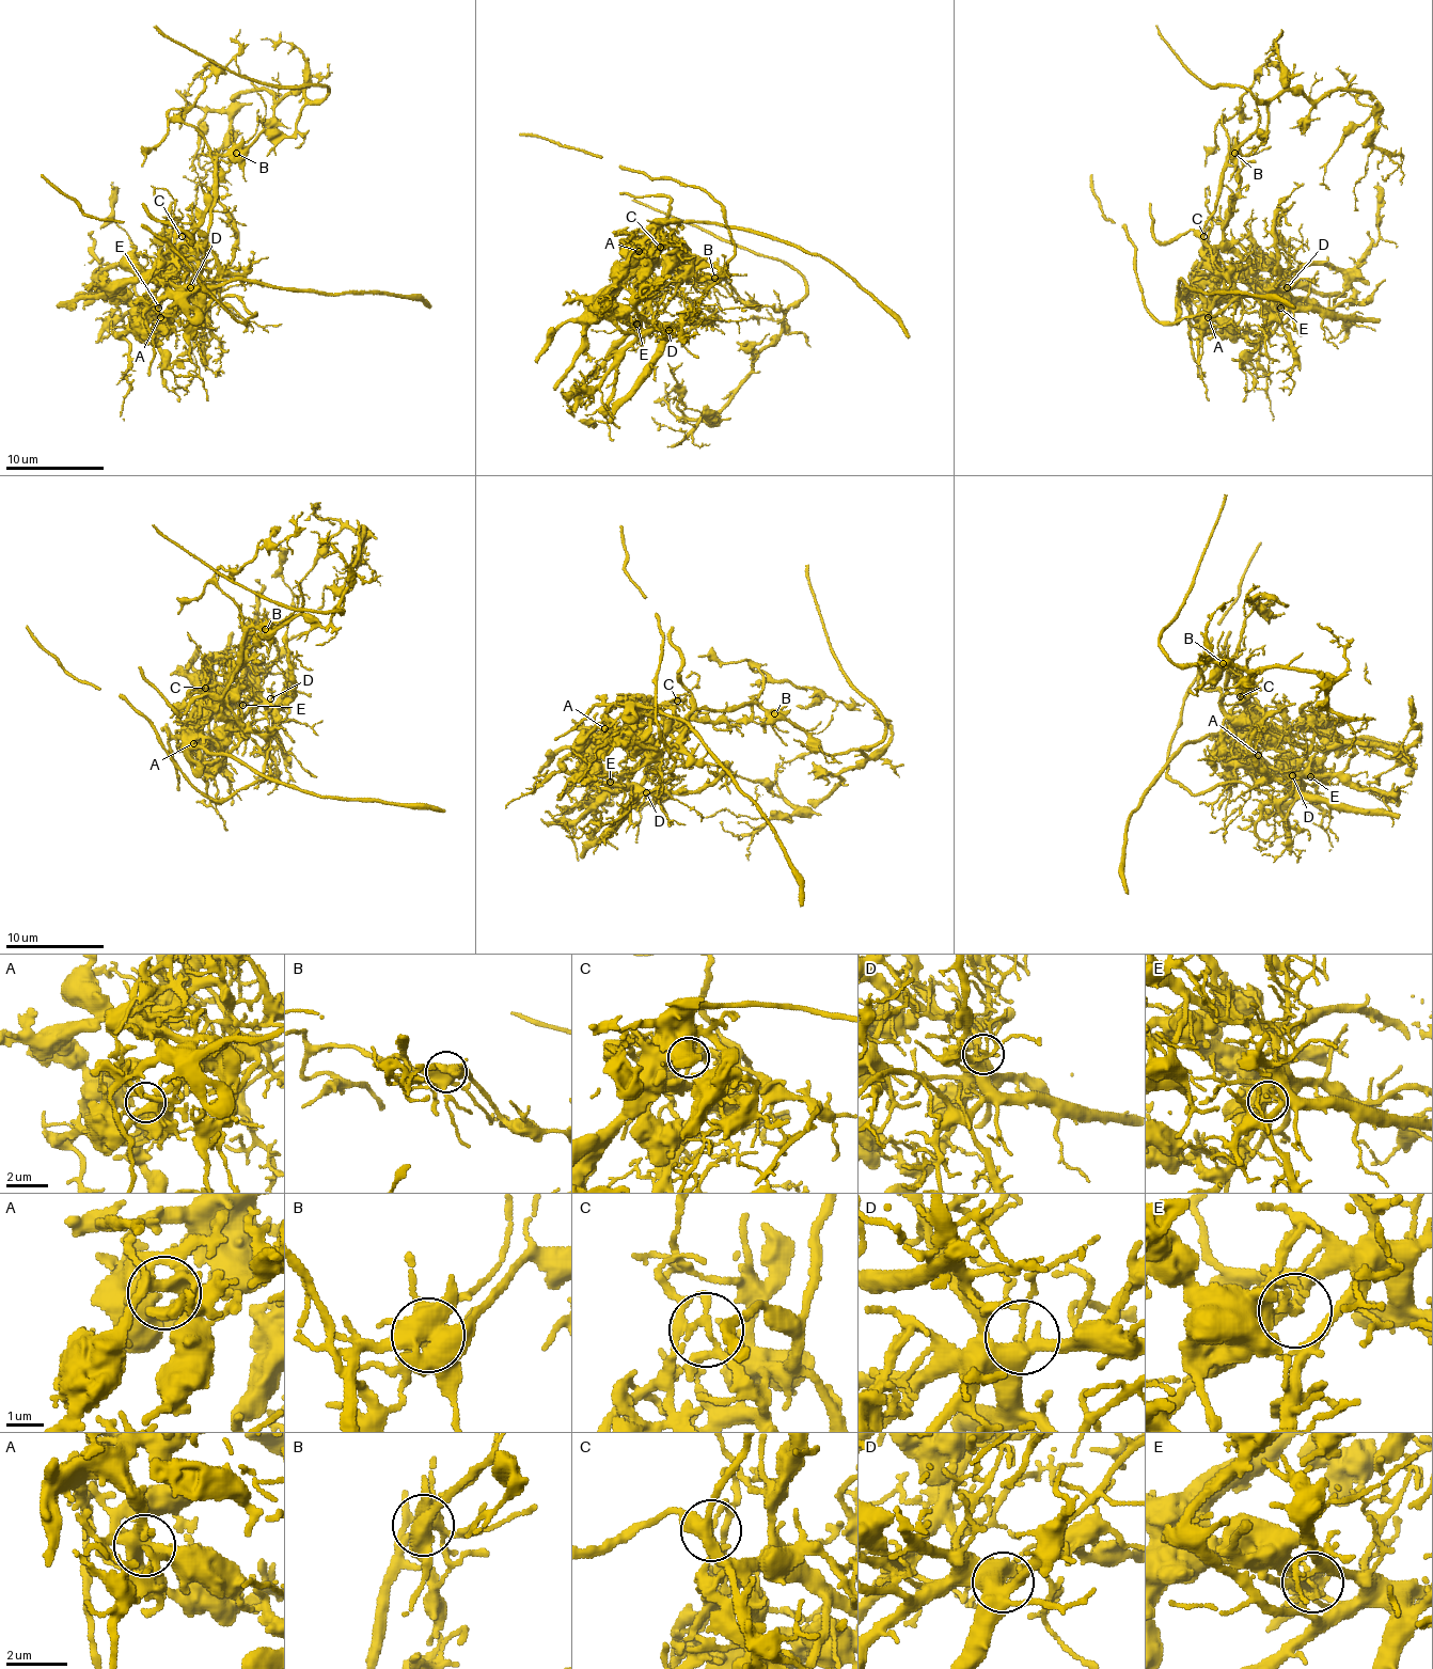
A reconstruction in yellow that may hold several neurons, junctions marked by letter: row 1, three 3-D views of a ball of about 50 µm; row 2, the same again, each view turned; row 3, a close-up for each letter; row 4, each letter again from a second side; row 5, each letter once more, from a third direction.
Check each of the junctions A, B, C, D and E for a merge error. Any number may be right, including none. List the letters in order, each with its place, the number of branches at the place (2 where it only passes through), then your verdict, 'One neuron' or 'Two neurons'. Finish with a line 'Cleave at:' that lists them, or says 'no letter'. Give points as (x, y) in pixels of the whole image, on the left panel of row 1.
A: Place: (160, 317). Branches: 6. One neuron
B: Place: (236, 153). Branches: 9. Two neurons
C: Place: (182, 236). Branches: 5. Two neurons
D: Place: (190, 287). Branches: 4. One neuron
E: Place: (158, 308). Branches: 3. Two neurons
Cleave at: B, C, E

